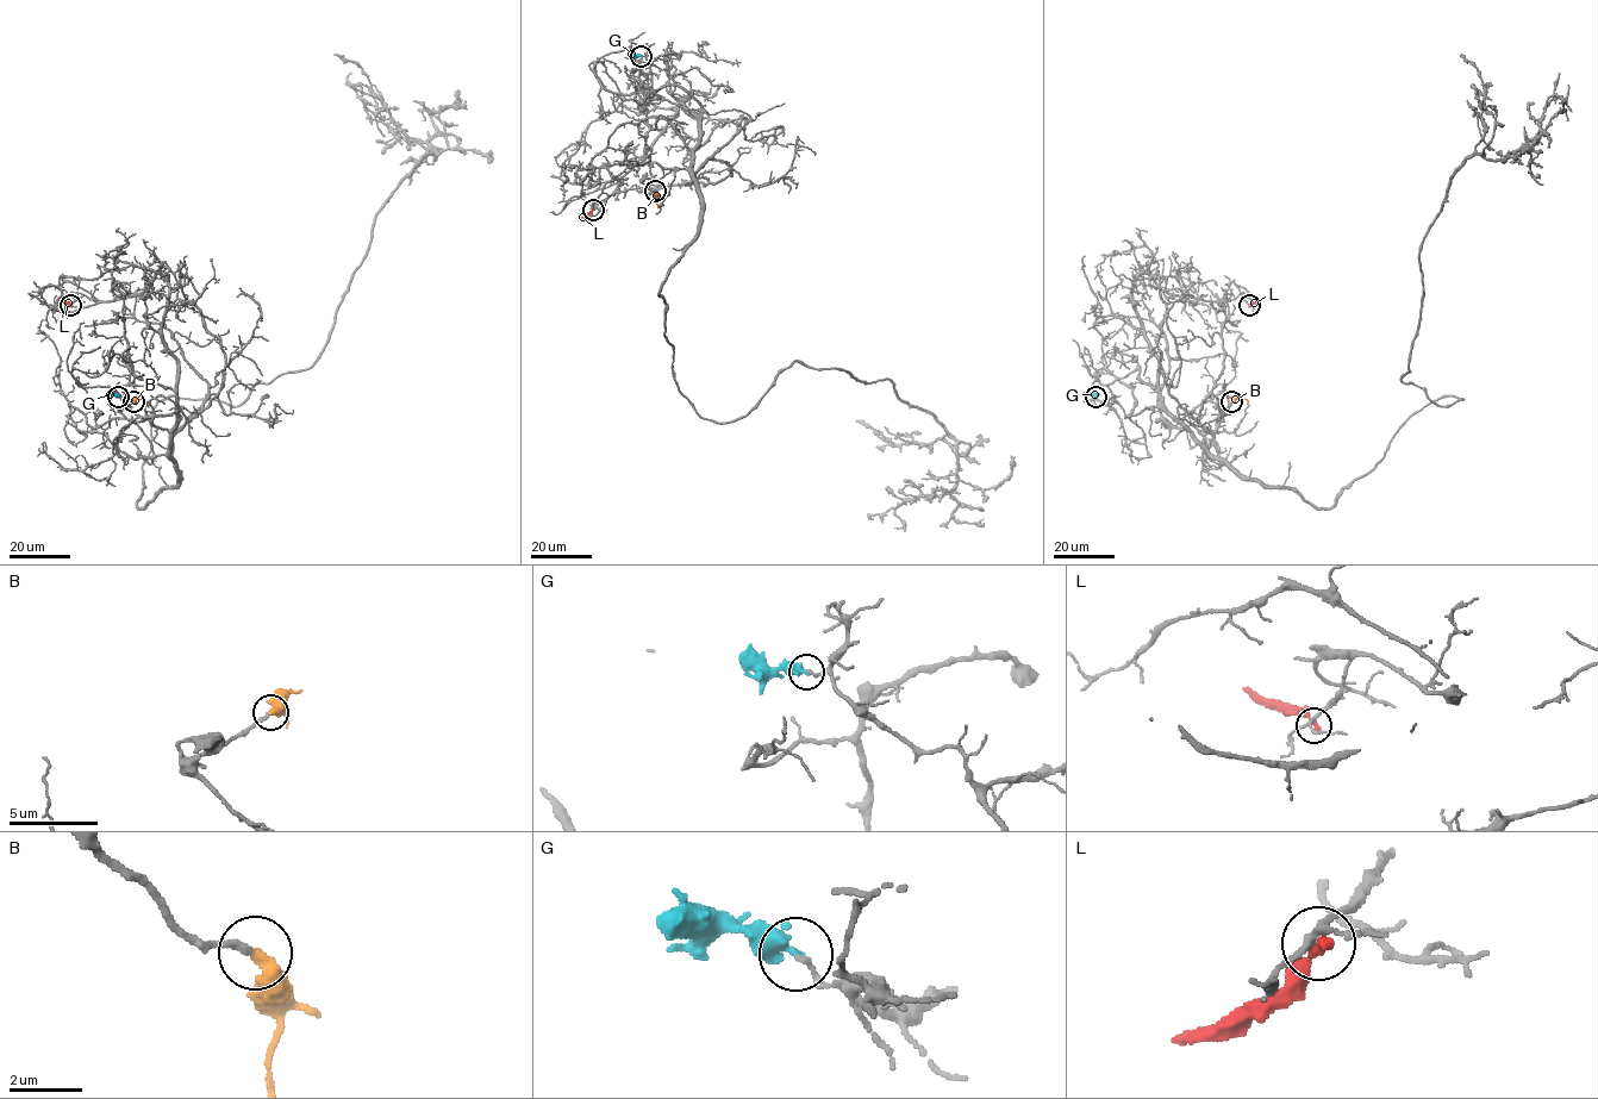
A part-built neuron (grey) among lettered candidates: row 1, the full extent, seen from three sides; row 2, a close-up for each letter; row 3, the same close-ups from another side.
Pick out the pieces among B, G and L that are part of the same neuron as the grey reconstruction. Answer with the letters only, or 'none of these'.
B

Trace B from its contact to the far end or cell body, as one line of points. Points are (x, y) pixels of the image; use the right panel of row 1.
B: (1231, 401), (1244, 398), (1247, 405)

